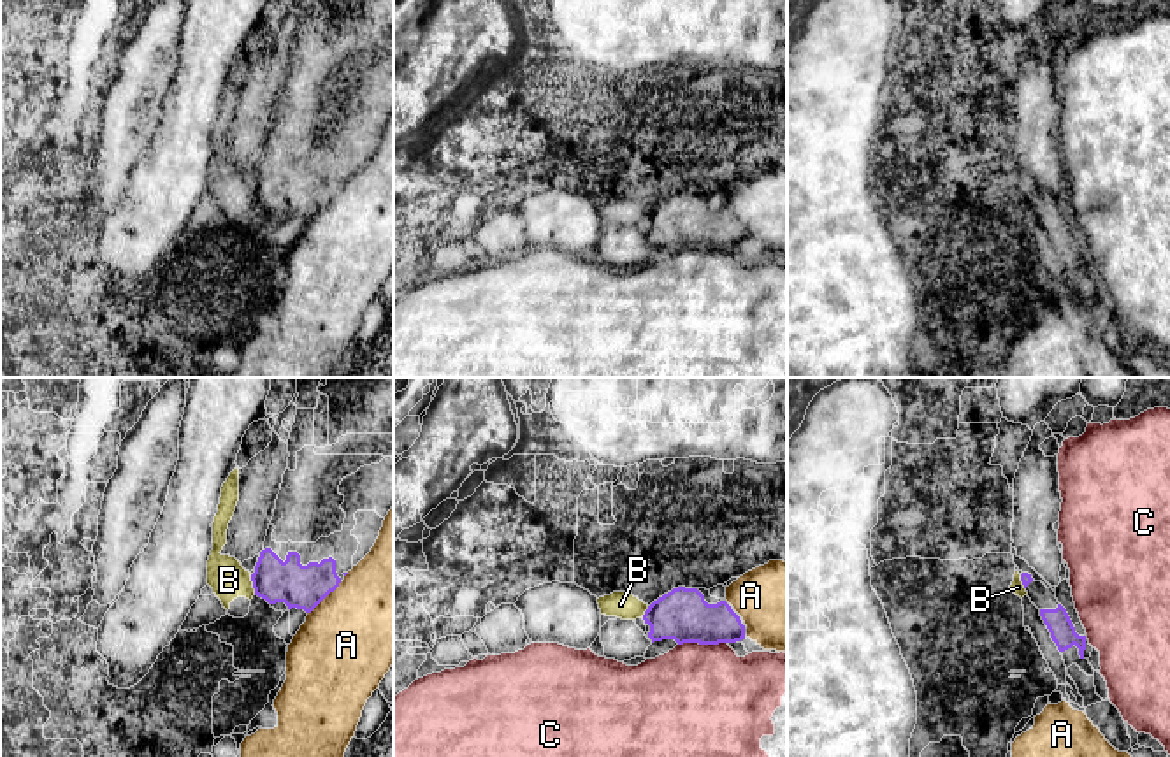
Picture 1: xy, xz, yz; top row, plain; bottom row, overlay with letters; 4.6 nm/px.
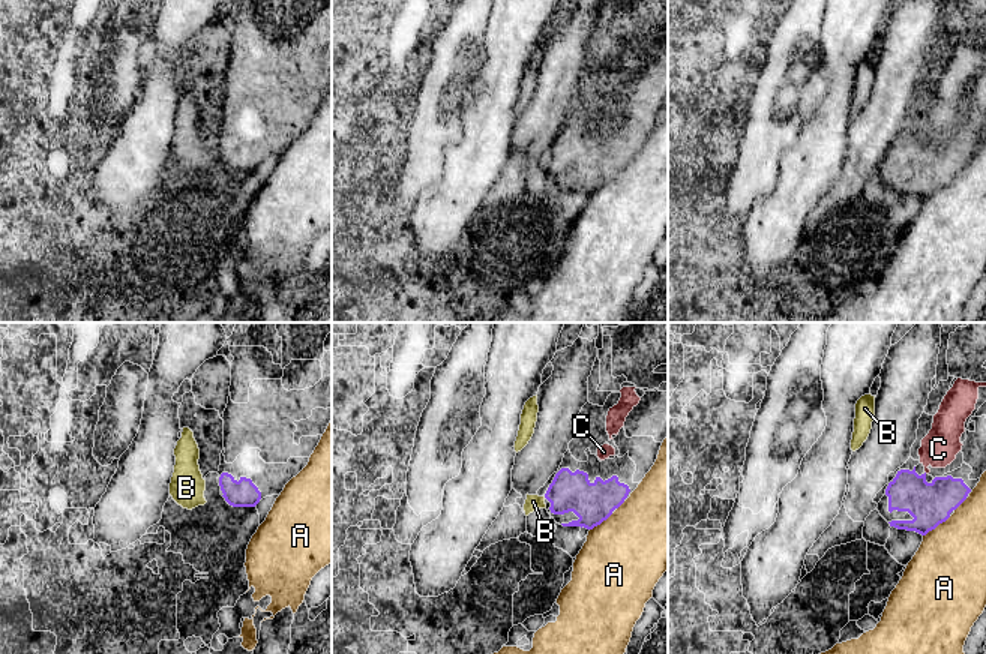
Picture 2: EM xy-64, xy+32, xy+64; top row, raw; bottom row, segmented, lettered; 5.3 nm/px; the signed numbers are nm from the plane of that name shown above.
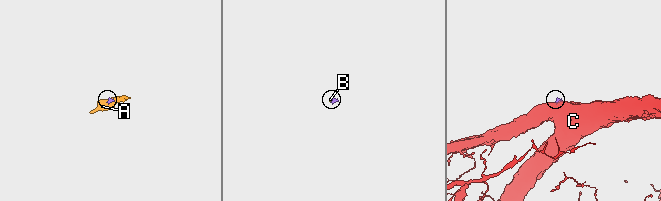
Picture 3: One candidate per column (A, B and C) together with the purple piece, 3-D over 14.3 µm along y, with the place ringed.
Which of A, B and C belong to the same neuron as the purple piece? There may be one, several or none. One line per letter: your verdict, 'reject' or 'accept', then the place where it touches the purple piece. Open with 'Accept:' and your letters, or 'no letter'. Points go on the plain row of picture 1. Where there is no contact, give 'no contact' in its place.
Accept: no letter
A: reject; contact xy (324, 204)
B: reject; contact xy (253, 192)
C: reject; contact xz (701, 250)

